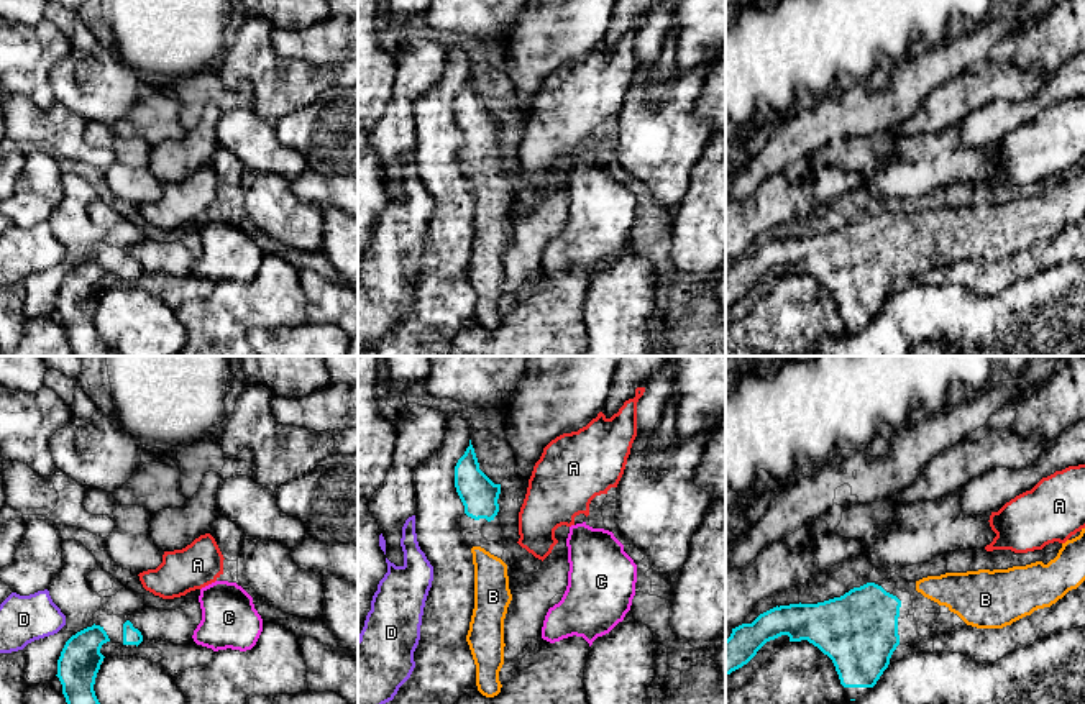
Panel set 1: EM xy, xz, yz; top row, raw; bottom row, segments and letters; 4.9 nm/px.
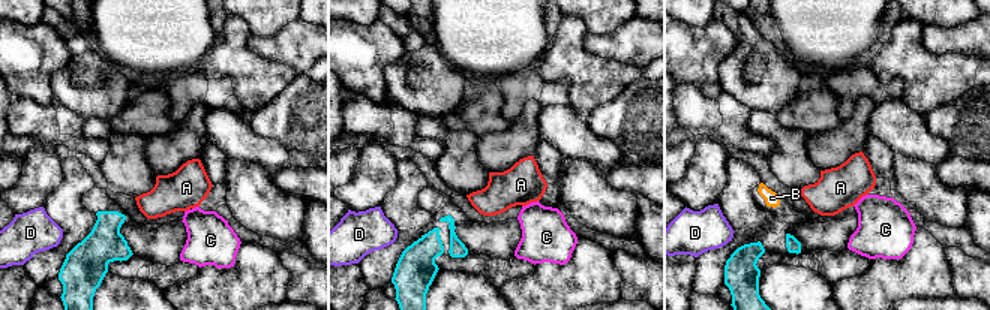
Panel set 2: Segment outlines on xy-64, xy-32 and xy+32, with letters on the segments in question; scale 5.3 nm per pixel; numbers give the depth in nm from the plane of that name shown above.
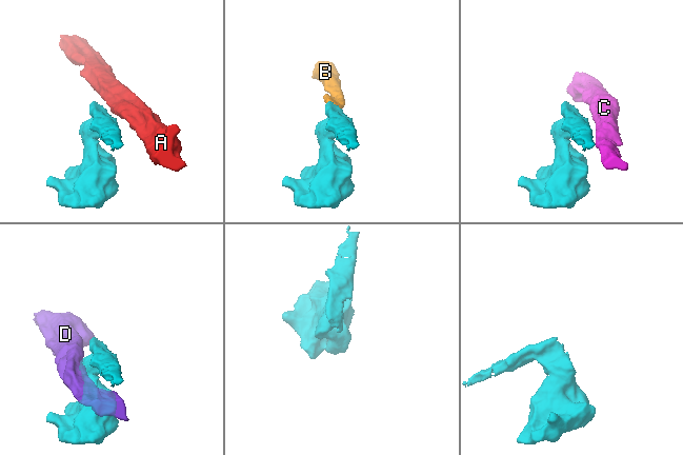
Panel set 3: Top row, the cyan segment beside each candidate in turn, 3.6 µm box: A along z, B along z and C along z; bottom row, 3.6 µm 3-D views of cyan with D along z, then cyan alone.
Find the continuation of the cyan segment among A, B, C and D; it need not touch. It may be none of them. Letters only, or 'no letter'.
B

